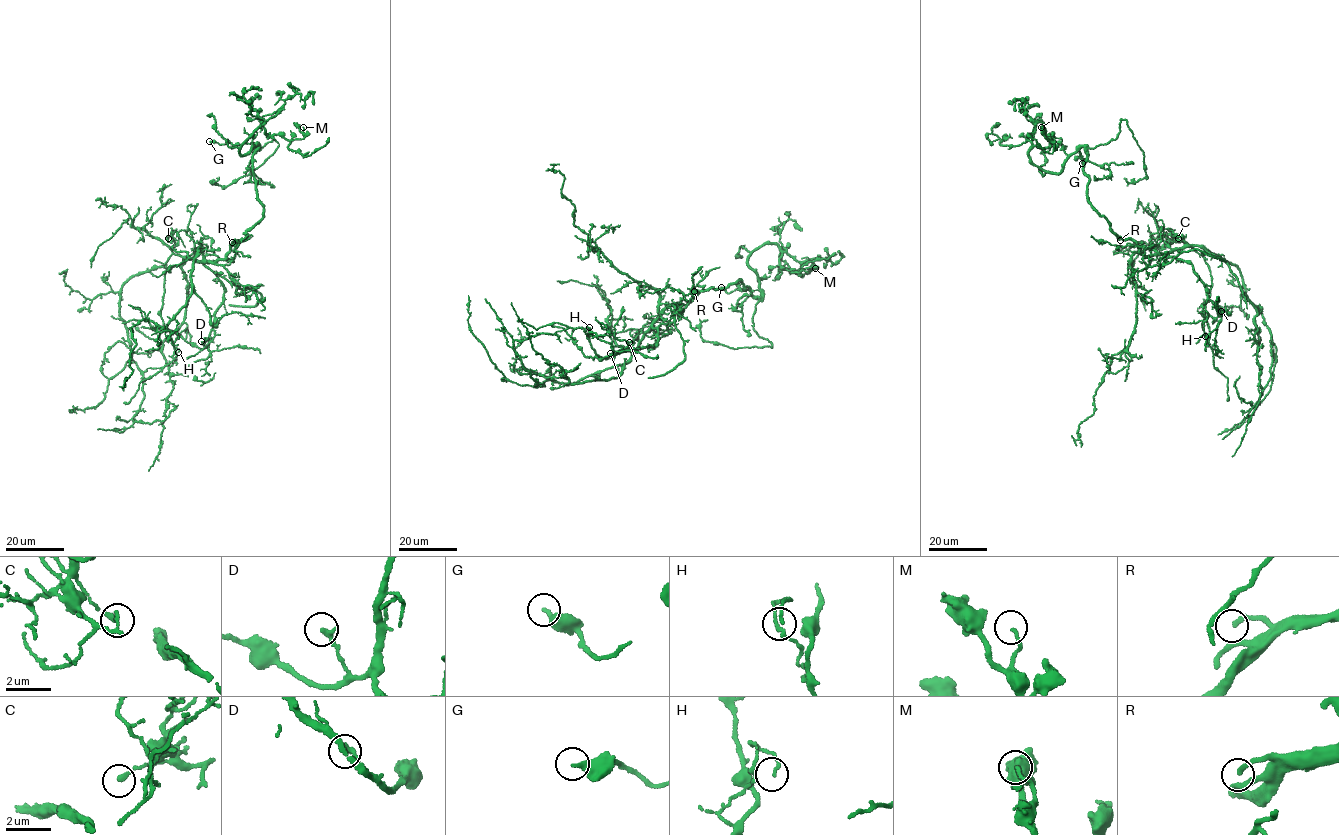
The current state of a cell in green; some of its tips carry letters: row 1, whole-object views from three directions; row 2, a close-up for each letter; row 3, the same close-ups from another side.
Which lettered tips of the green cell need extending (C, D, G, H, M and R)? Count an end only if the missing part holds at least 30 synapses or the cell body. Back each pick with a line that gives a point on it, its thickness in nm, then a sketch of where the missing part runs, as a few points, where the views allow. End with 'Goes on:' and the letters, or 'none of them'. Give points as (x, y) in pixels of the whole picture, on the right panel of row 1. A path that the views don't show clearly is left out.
Goes on: none of them

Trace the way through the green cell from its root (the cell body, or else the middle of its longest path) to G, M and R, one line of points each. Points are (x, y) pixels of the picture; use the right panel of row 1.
G: (1151, 255), (1118, 236), (1091, 204), (1084, 147), (1077, 149), (1087, 160), (1082, 163)
M: (1151, 255), (1118, 236), (1088, 200), (1084, 147), (1060, 172), (1033, 163), (1033, 147), (1052, 142), (1041, 127)
R: (1151, 255), (1141, 253), (1132, 239), (1118, 237), (1120, 240)

